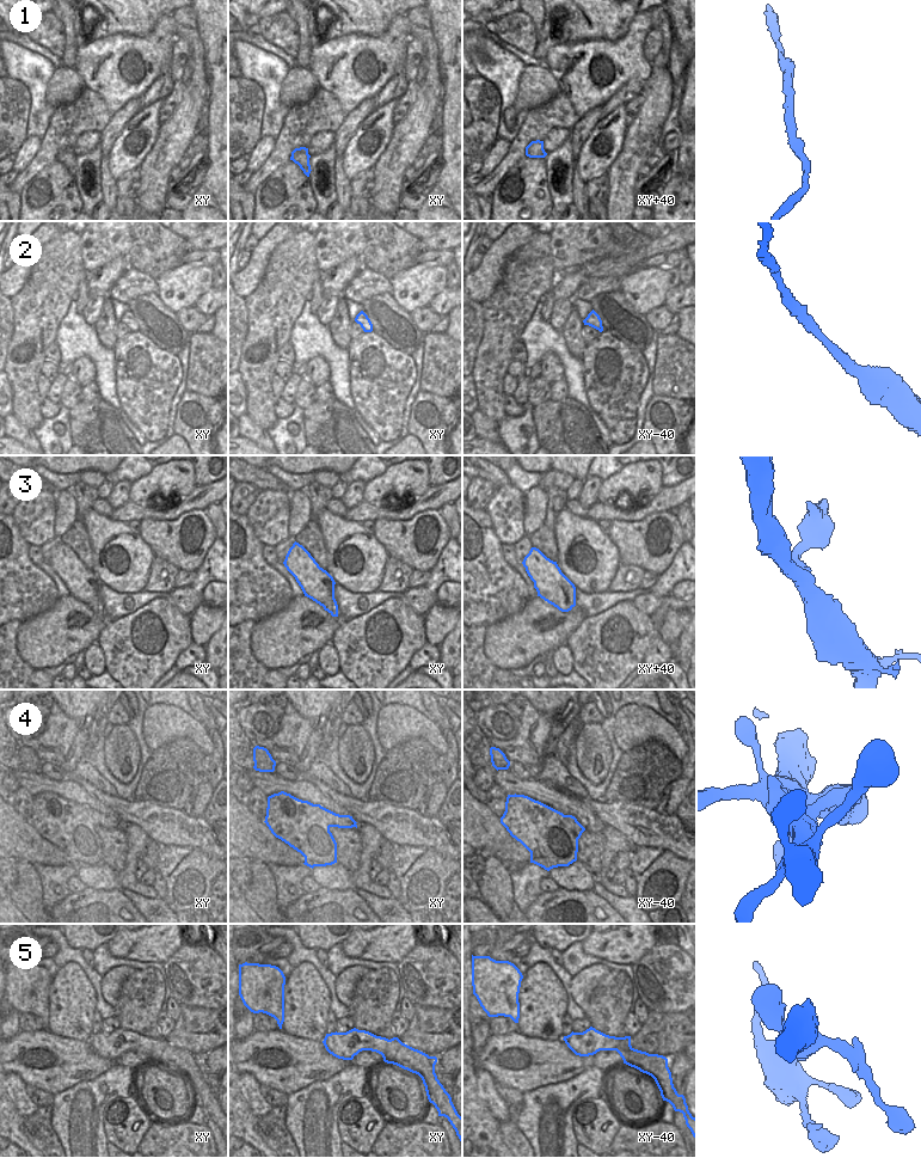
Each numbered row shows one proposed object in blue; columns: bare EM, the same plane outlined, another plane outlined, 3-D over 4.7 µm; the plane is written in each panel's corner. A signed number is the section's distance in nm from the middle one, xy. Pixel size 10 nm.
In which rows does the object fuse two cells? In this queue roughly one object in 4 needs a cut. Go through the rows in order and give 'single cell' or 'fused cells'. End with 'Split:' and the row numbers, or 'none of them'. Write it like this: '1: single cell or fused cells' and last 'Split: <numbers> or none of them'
1: single cell
2: single cell
3: single cell
4: single cell
5: single cell
Split: none of them

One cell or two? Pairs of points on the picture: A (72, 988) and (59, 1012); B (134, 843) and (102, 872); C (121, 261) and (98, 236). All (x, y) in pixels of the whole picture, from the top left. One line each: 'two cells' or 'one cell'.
A: one cell
B: two cells
C: two cells

